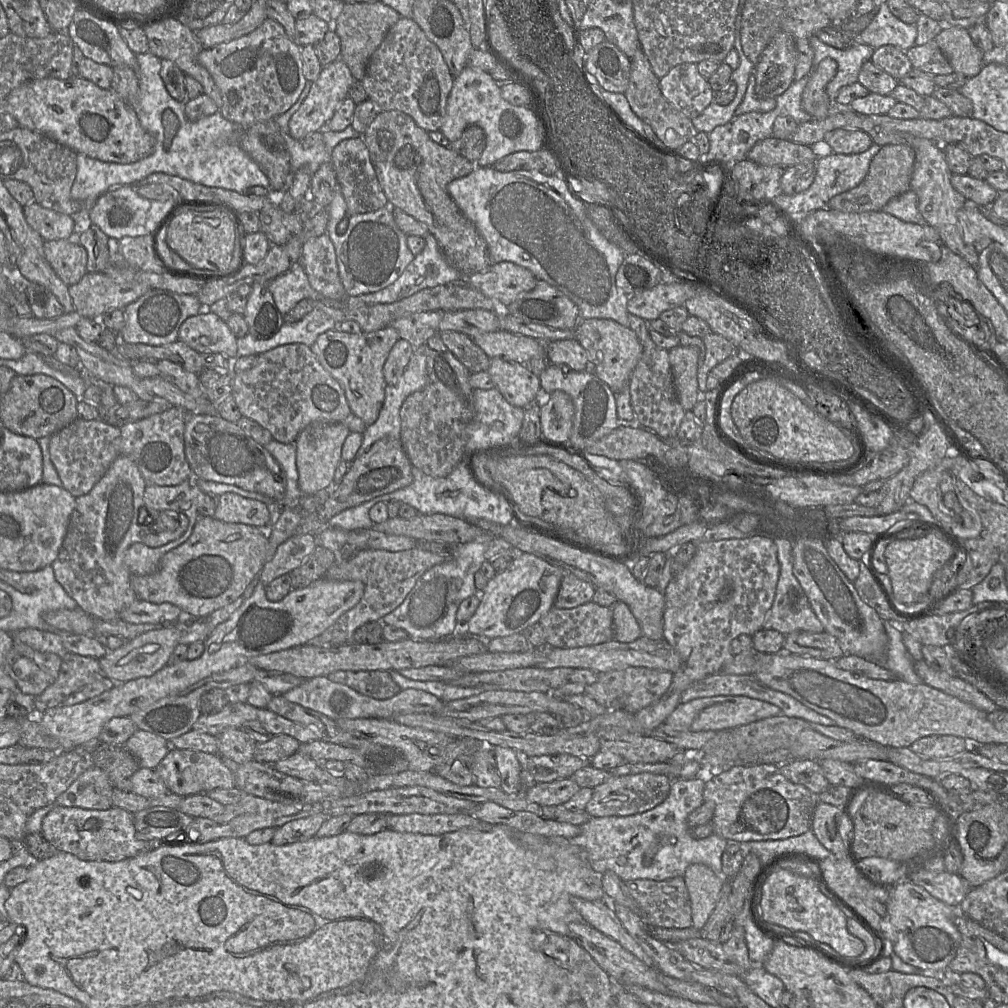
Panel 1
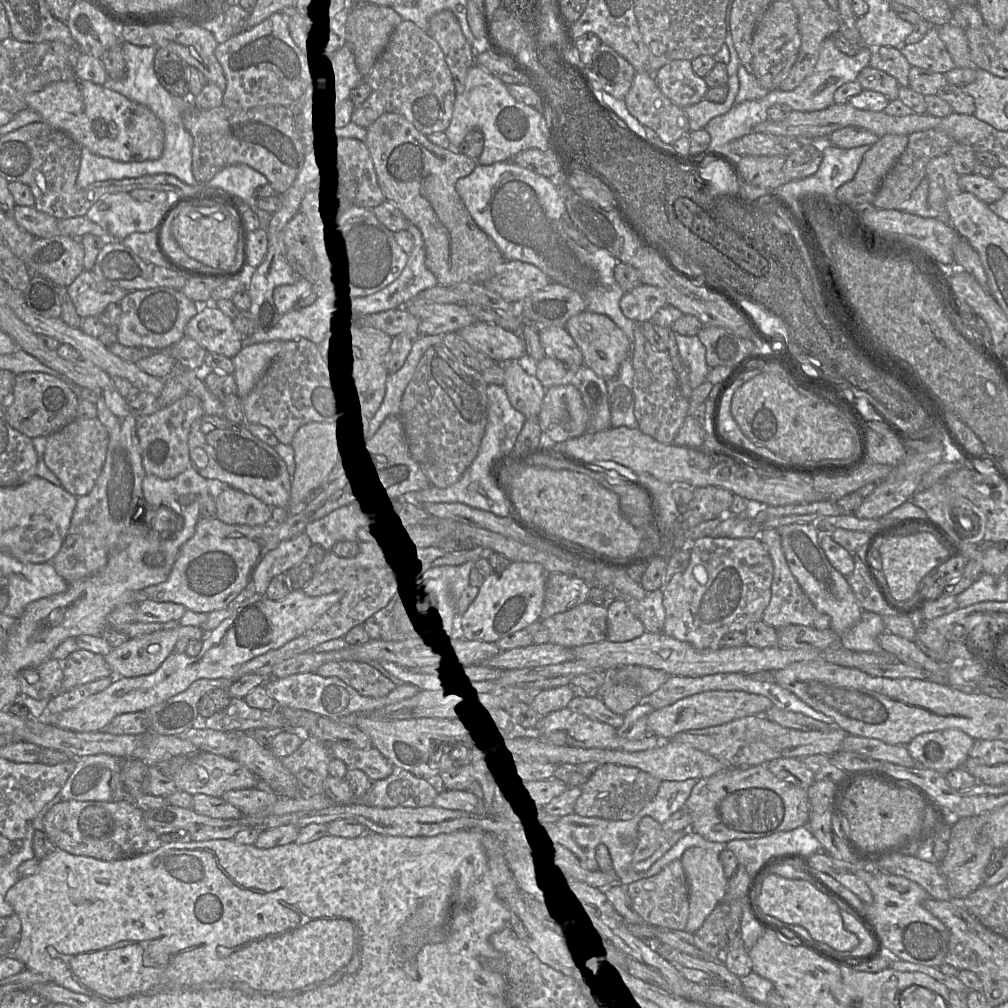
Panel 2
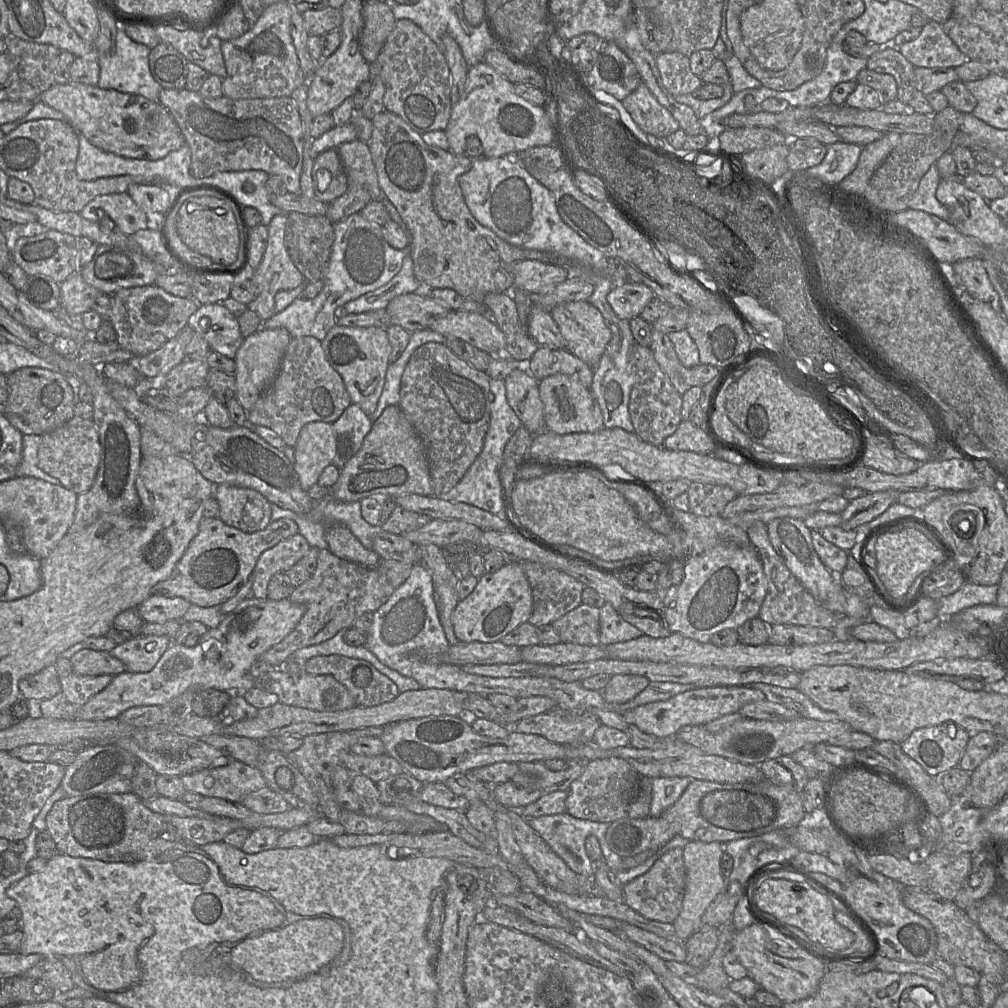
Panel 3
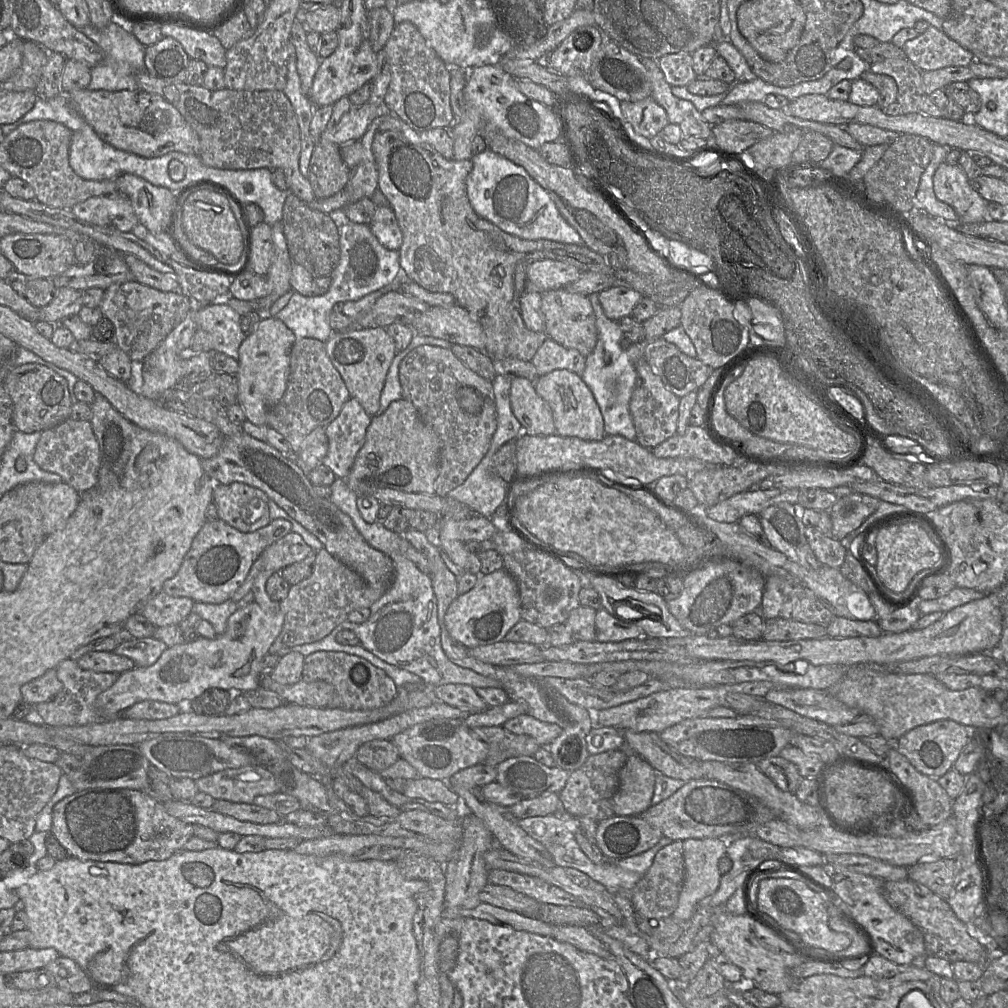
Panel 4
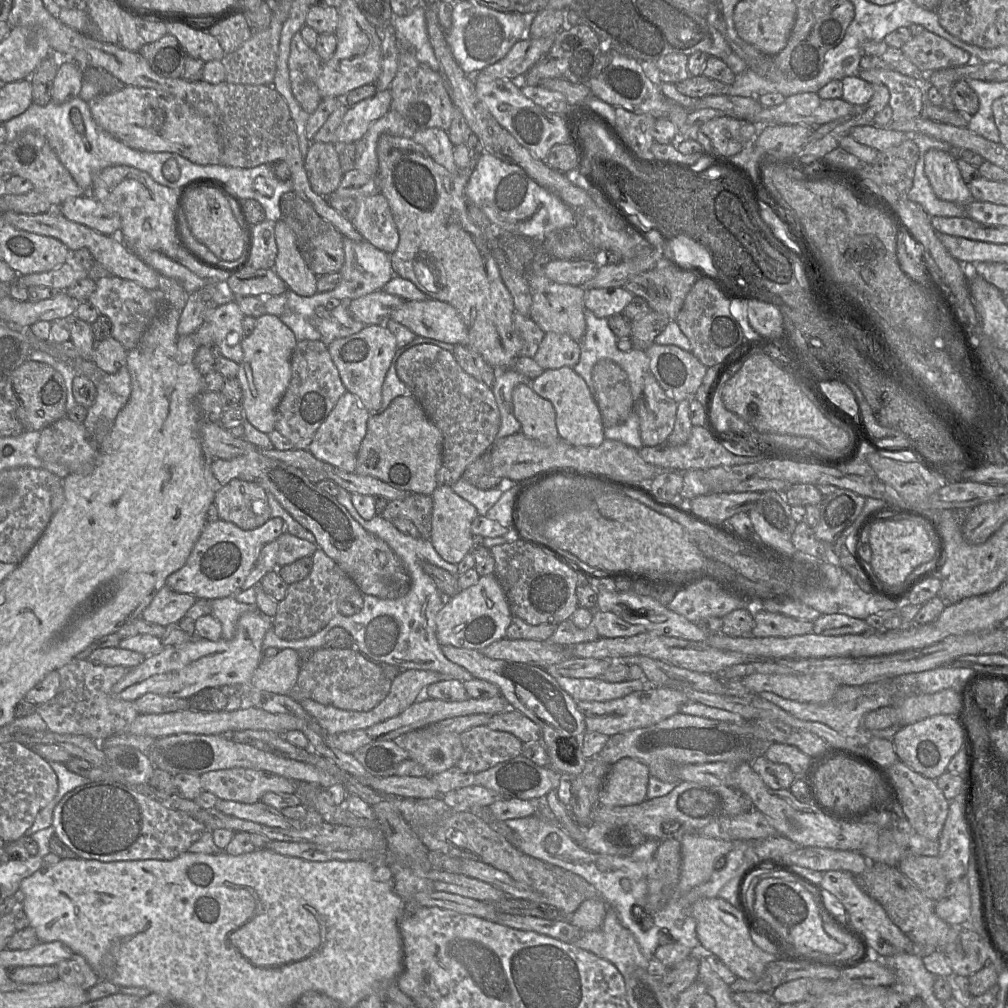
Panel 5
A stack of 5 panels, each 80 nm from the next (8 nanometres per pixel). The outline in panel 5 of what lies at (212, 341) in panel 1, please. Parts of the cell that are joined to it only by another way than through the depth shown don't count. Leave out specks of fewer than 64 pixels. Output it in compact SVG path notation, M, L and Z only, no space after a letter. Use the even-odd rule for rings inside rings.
M236 302L218 306L206 314L204 321L212 326L214 333L214 347L219 354L238 364L243 360L242 341L245 338L242 328L242 313ZM234 333L238 342L234 346L227 343L227 336Z

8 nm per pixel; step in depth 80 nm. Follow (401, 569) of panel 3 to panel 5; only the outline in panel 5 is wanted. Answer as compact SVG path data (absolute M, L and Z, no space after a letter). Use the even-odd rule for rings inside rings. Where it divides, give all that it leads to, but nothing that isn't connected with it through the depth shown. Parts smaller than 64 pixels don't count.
M319 547L312 555L313 567L303 580L288 585L285 598L278 602L278 609L273 617L274 633L284 640L308 638L322 630L339 613L341 603L356 591L360 591L355 582Z

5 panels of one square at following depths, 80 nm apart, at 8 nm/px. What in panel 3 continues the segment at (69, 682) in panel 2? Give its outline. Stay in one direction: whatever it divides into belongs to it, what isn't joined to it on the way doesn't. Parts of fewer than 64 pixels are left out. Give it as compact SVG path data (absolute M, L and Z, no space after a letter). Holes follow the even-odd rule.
M82 649L75 653L70 662L72 669L79 675L112 675L116 676L126 671L122 661L107 651Z

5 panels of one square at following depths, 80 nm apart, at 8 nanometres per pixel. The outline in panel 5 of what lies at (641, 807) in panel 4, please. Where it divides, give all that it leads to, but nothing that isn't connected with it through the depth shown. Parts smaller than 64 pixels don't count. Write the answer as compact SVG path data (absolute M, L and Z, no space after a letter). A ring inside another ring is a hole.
M634 758L615 762L599 794L599 803L607 807L640 804L647 799L649 768Z

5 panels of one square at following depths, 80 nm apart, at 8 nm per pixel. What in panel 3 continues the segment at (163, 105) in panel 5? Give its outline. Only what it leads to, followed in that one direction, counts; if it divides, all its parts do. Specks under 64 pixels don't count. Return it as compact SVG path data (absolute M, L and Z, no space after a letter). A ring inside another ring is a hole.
M68 82L54 84L37 100L62 112L68 123L99 149L126 158L158 160L185 144L171 113L159 102L114 89Z

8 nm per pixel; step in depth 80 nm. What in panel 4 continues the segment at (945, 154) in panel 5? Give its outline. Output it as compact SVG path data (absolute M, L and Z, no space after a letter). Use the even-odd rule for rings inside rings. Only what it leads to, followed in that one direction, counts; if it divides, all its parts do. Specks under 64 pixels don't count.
M942 162L933 176L936 197L954 208L960 223L988 220L987 202L974 190L958 164Z

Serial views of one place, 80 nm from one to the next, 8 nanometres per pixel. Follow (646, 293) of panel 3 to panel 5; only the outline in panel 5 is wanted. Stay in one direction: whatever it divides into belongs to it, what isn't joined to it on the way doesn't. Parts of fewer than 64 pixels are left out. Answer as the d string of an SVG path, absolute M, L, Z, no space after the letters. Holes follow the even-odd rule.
M624 287L587 289L584 307L597 318L621 314L635 296Z

